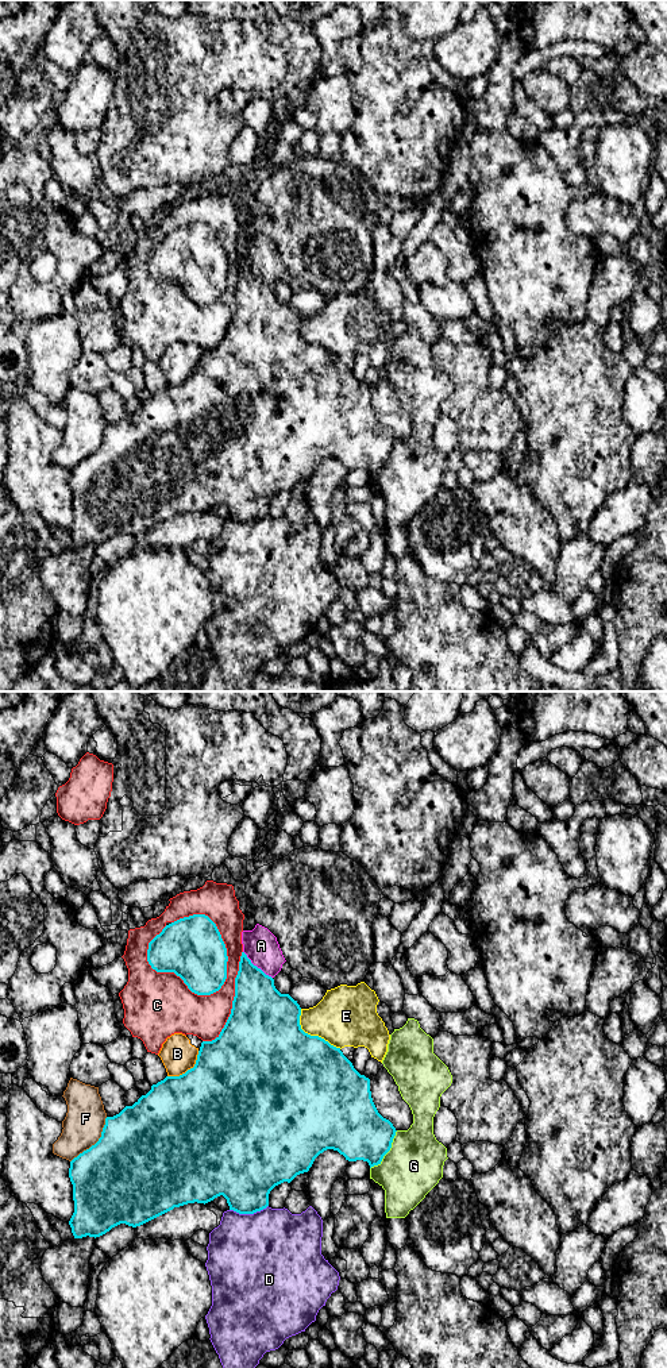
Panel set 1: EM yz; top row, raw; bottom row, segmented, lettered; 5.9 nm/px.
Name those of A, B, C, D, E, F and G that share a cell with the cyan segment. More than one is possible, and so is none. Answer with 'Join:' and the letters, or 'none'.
Join: none

